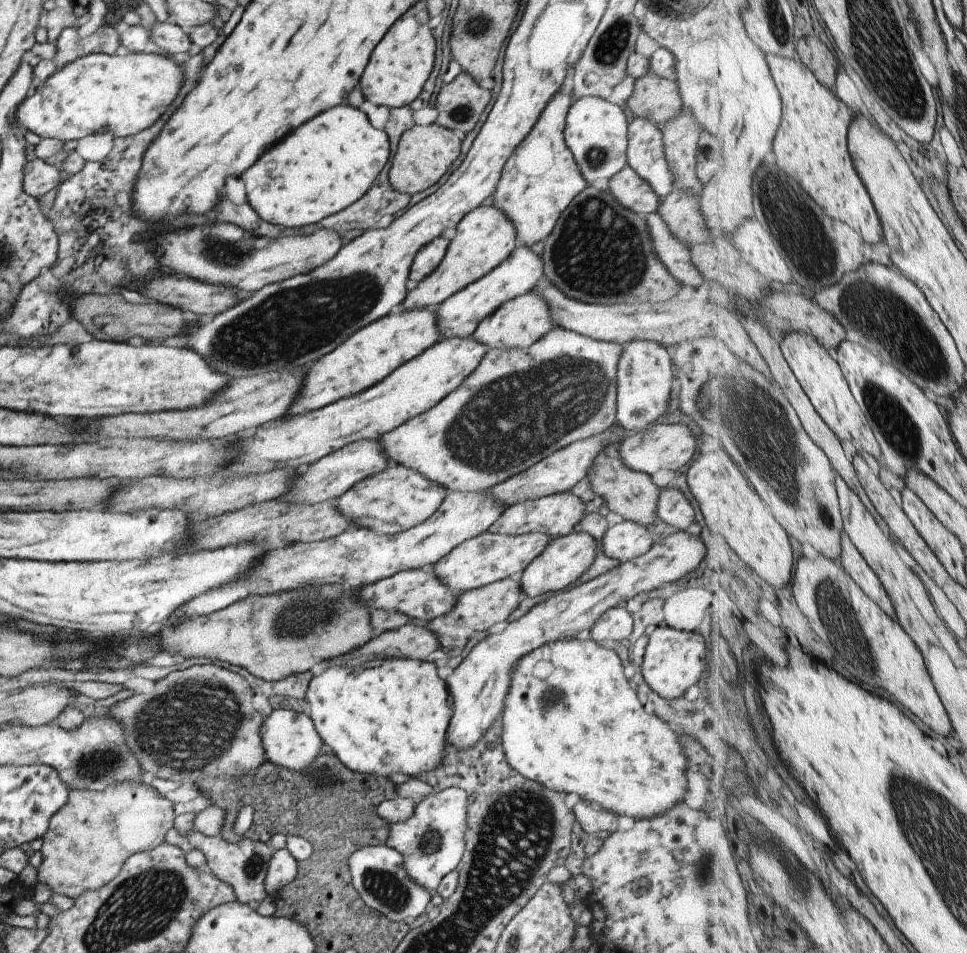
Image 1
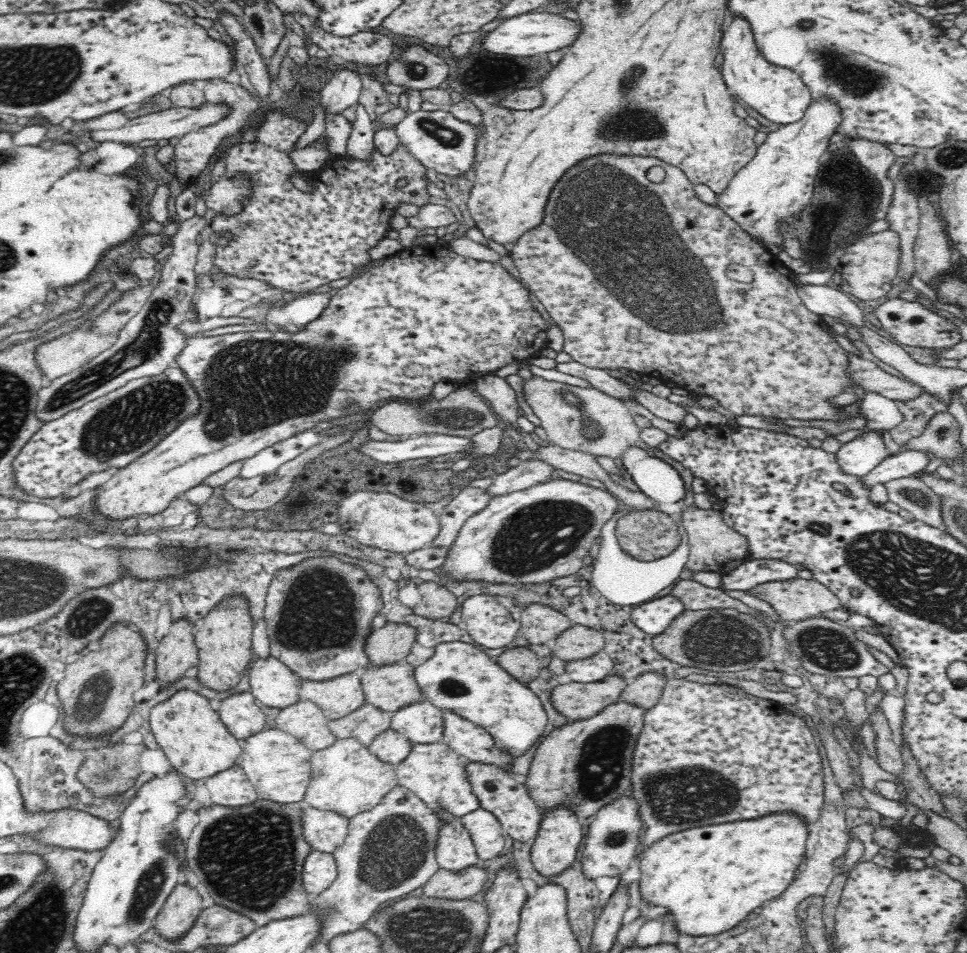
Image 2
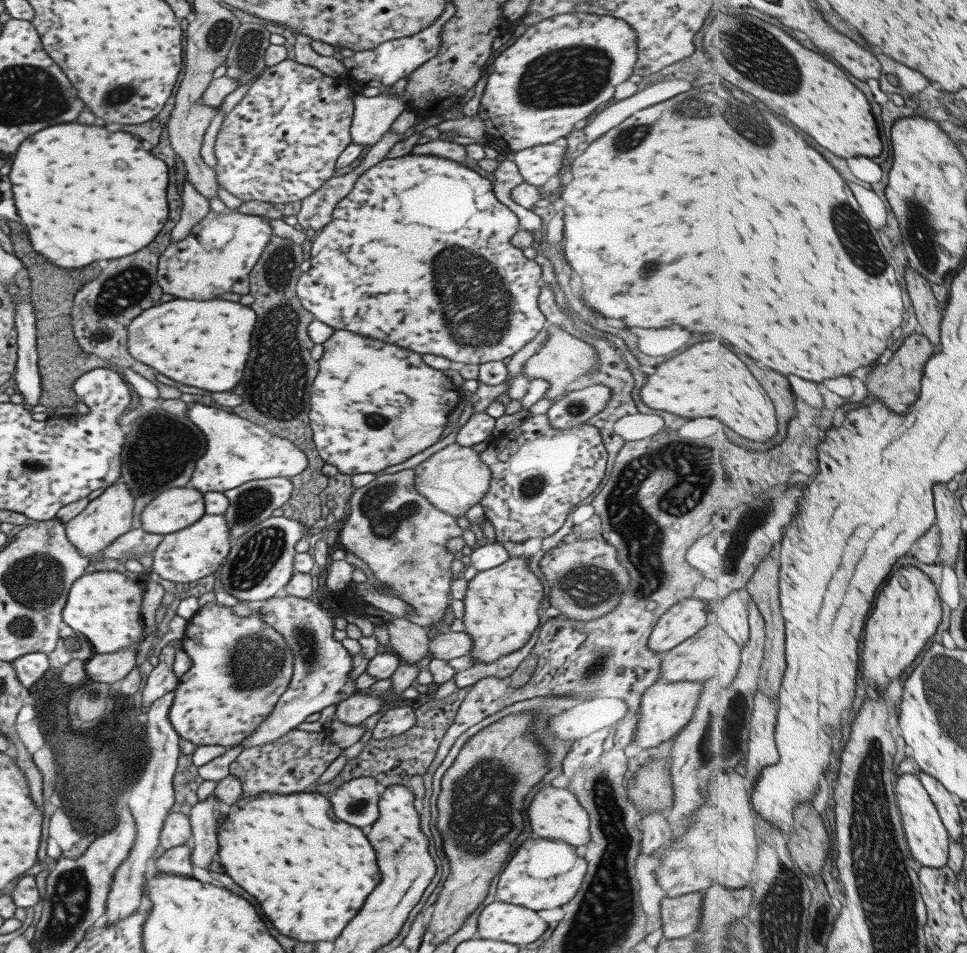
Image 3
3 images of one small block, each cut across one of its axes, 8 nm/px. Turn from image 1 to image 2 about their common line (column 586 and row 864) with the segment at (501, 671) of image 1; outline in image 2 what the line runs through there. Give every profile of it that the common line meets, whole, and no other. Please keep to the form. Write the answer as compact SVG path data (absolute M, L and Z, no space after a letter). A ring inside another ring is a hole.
M620 797L610 804L602 806L594 814L594 820L589 824L586 834L586 842L584 842L580 860L584 876L595 880L604 876L620 876L626 872L630 868L629 862L632 862L632 858L636 855L640 828L642 828L642 821L638 817L636 799Z

